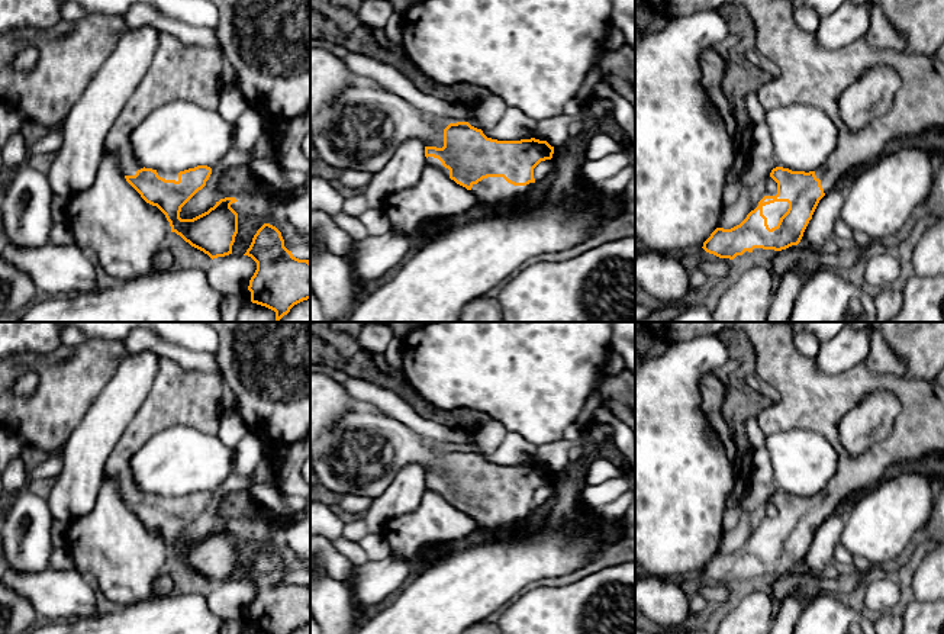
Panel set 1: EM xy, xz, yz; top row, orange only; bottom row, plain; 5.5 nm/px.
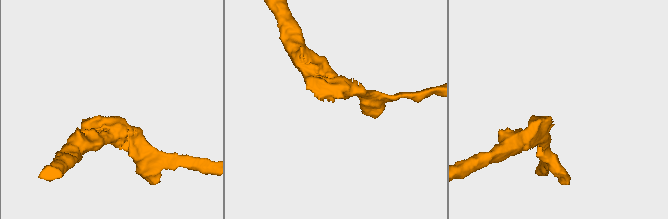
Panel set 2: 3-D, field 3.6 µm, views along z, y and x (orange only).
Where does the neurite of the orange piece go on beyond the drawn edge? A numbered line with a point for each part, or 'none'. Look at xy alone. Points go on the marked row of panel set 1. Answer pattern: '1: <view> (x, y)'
1: xy (166, 174)

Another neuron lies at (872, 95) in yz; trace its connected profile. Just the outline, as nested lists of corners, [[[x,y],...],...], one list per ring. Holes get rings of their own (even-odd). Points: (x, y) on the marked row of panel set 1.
[[[887,65],[866,71],[838,100],[840,123],[858,132],[874,118],[887,113],[900,87],[900,75]]]

